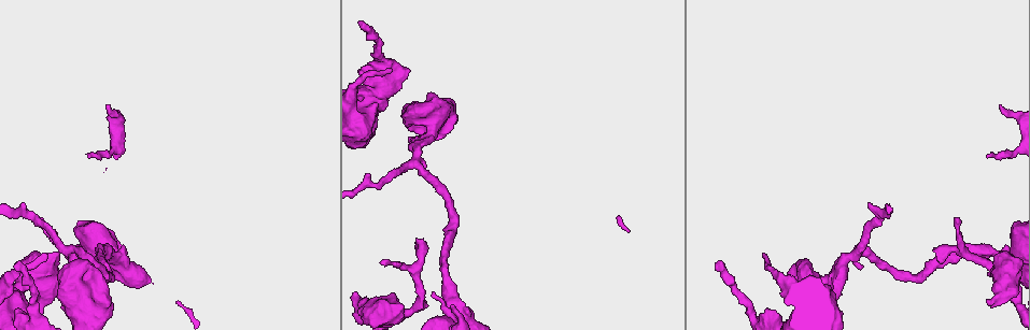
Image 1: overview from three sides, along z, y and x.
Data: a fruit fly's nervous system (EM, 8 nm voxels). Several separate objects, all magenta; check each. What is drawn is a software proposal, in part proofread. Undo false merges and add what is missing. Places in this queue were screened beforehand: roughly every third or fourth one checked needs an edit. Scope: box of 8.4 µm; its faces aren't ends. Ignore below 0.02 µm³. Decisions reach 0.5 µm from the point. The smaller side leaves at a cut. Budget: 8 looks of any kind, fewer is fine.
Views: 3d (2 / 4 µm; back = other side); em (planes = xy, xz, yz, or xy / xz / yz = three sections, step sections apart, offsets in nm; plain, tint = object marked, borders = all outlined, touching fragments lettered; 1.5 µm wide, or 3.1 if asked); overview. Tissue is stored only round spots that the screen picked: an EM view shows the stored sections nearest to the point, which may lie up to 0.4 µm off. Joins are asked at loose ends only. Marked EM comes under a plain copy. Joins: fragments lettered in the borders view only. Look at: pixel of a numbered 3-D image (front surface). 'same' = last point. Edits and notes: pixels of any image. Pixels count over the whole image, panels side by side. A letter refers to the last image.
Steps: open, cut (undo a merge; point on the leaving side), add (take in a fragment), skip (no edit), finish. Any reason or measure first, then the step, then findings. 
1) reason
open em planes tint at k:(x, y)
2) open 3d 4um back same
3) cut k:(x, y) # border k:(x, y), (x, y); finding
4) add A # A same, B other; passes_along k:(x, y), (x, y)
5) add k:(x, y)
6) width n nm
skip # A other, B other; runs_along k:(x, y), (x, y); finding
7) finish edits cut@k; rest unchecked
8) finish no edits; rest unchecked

thin end
open em planes borders at 1:(390, 70)

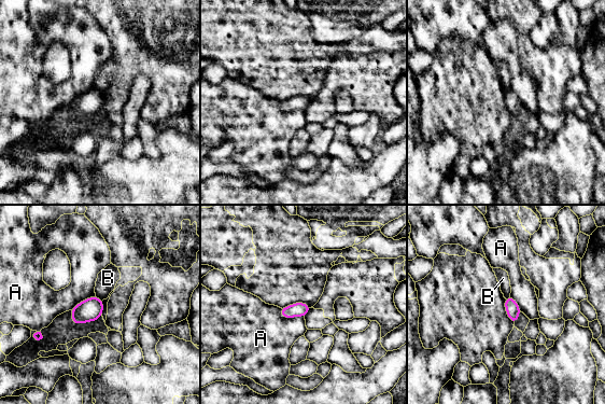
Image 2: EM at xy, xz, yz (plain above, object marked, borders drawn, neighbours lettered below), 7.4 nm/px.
width 100 nm
skip # A other, B other; no lettered fragment goes on from it

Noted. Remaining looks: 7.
abrupt turn
open 3d 2um at 1:(857, 253)

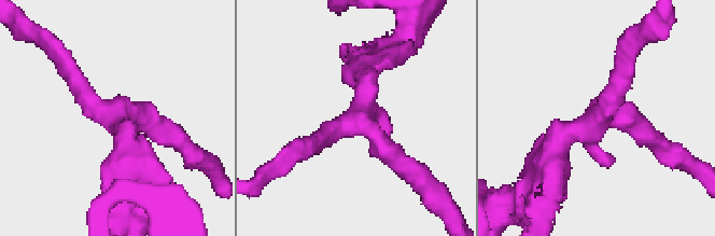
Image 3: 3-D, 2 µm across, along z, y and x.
arms 3; arm_widths 170, 180, 220 nm; shape alone is not enough
open em yz step 4 borders at 3:(121, 121)

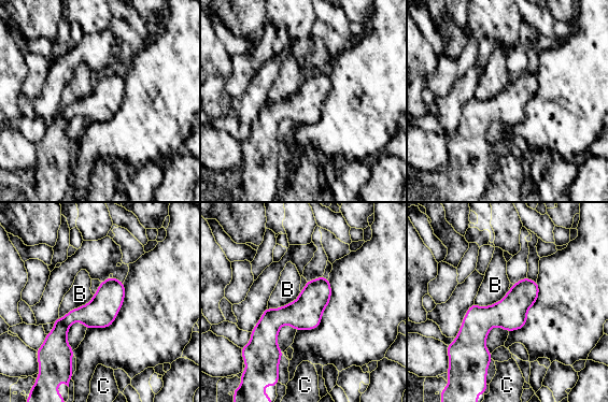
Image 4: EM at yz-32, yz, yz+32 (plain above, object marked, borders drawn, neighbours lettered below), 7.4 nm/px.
width 240 nm
skip # B other, C other; border 4:(94, 295), (59, 317); continuous, no second cell

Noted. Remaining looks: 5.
thin end
open em yz step 8 borders at 1:(382, 261)

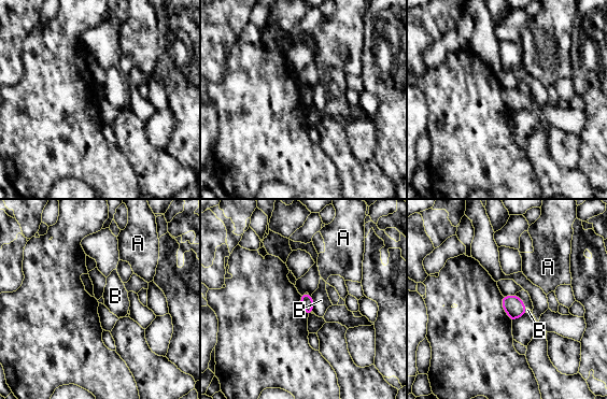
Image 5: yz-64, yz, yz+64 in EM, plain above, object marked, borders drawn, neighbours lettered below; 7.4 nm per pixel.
another direction
open em xy step 4 borders same

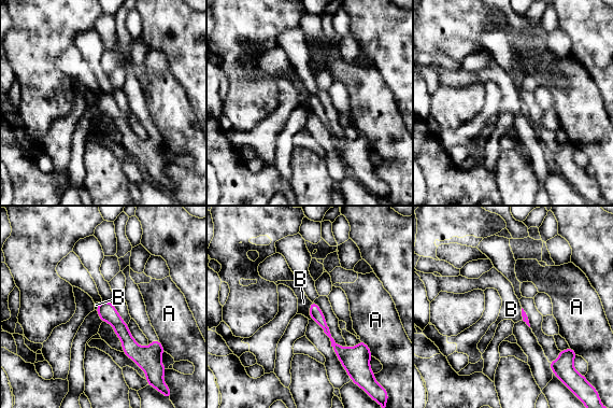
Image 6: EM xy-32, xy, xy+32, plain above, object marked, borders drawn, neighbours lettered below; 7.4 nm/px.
skip # A other, B other; none of them fits

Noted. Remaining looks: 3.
finish no edits; rest unchecked

